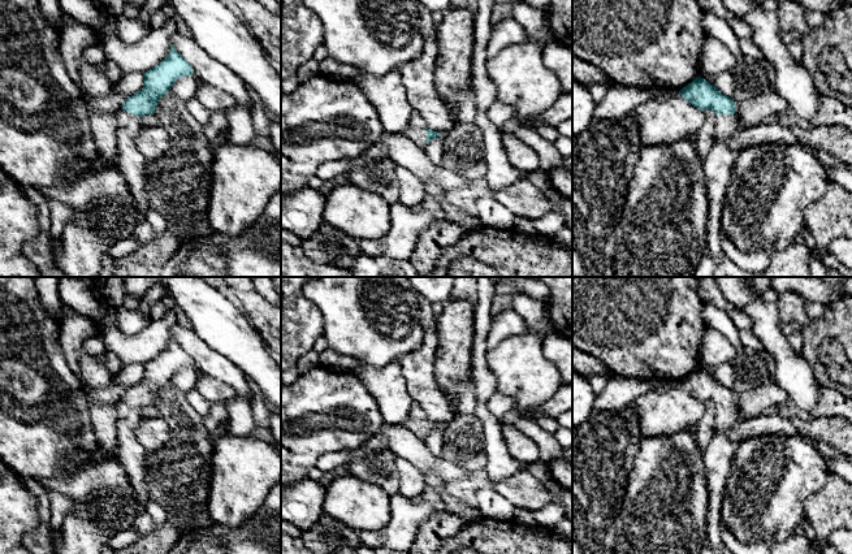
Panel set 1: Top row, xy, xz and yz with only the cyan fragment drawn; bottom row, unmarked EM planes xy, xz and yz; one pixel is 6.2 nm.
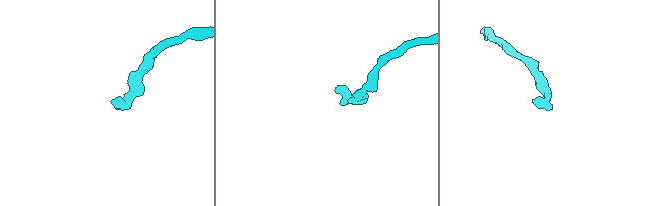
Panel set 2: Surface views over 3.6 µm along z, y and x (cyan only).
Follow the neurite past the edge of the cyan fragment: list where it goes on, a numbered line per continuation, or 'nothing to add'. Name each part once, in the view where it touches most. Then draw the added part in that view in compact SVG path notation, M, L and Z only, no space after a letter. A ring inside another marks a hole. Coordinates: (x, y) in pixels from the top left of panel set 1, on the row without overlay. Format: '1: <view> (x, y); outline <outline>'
1: xy (129, 451); outline M122 399L117 406L117 447L116 458L121 462L129 476L138 510L143 512L150 502L146 486L147 471L144 467L146 450L135 438L135 429L142 420L139 408Z

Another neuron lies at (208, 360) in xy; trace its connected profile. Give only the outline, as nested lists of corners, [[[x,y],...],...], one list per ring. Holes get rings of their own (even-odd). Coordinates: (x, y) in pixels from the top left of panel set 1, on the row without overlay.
[[[176,320],[170,336],[191,356],[194,365],[215,380],[229,386],[229,395],[246,397],[250,393],[246,376],[233,362],[208,346],[193,328],[186,328]]]

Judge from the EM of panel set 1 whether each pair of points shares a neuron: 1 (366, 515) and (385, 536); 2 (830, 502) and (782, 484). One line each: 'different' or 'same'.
1: different
2: different

